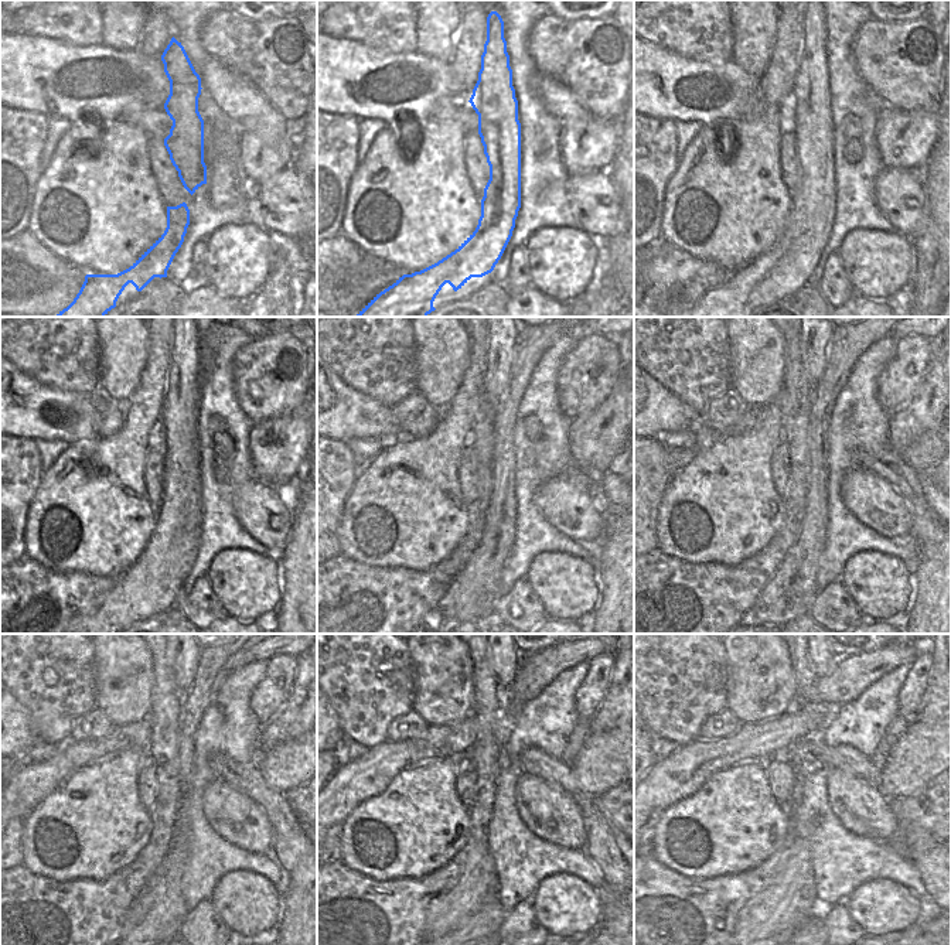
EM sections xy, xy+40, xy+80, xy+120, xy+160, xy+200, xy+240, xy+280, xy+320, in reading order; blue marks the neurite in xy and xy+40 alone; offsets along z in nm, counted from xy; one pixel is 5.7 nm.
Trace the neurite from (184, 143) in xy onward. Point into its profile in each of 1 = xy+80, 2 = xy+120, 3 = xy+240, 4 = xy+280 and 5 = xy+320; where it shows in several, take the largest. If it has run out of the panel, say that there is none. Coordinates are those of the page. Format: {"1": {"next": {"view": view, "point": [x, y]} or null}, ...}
{"1": {"next": {"view": "xy+80", "point": [796, 252]}}, "2": {"next": {"view": "xy+120", "point": [177, 432]}}, "3": {"next": {"view": "xy+240", "point": [184, 662]}}, "4": {"next": {"view": "xy+280", "point": [505, 662]}}, "5": {"next": {"view": "xy+320", "point": [822, 662]}}}

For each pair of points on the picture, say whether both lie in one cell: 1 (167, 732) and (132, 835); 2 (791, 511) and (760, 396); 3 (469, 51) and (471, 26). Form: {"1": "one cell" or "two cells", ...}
{"1": "two cells", "2": "two cells", "3": "one cell"}

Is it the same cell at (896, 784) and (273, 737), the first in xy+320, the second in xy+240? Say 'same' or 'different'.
different

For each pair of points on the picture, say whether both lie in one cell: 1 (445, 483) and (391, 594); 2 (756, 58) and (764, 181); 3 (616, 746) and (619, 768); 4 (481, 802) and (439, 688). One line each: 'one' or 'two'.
1: two
2: two
3: one
4: two

